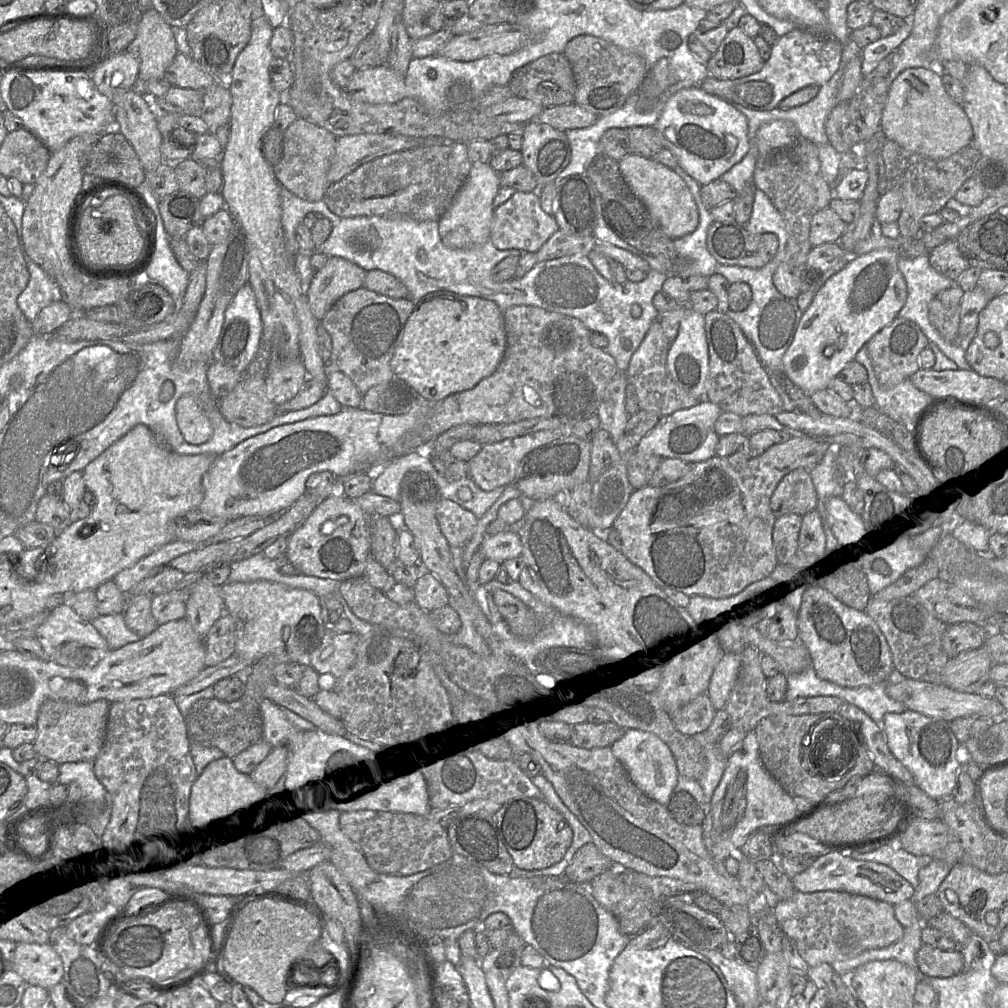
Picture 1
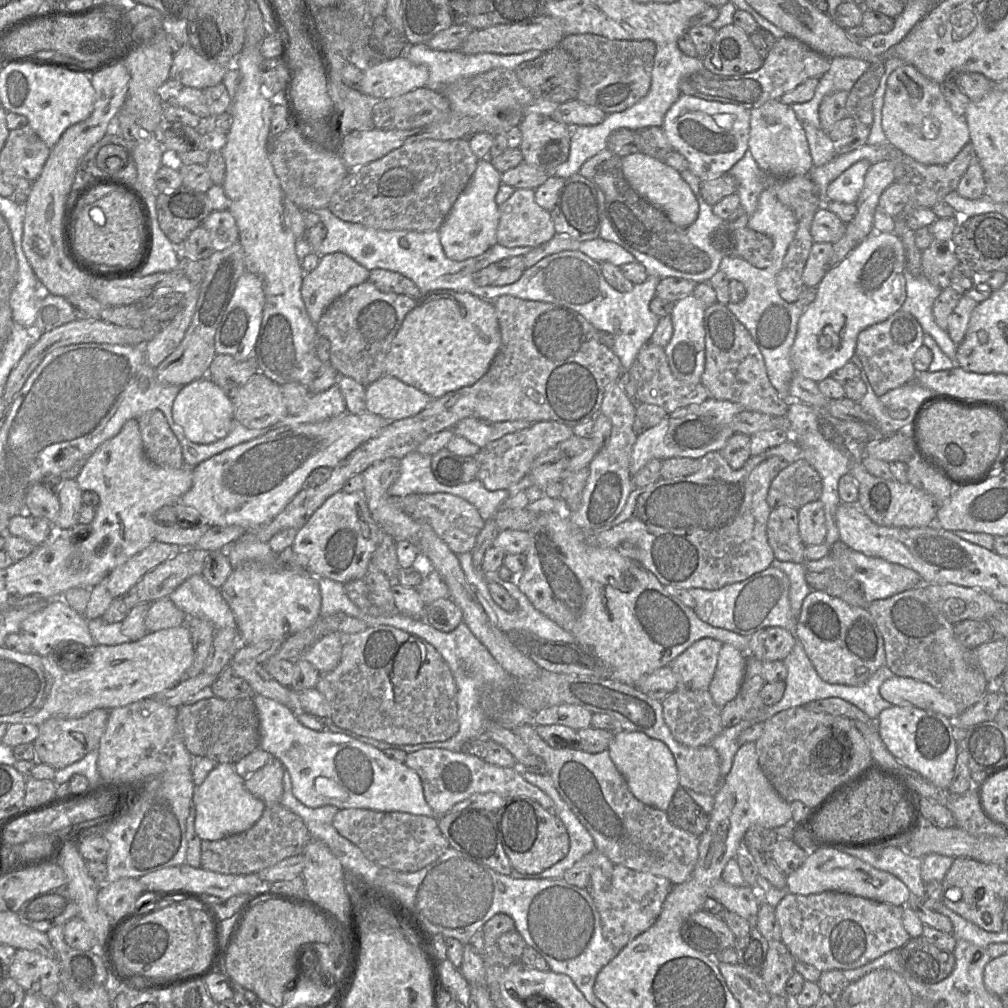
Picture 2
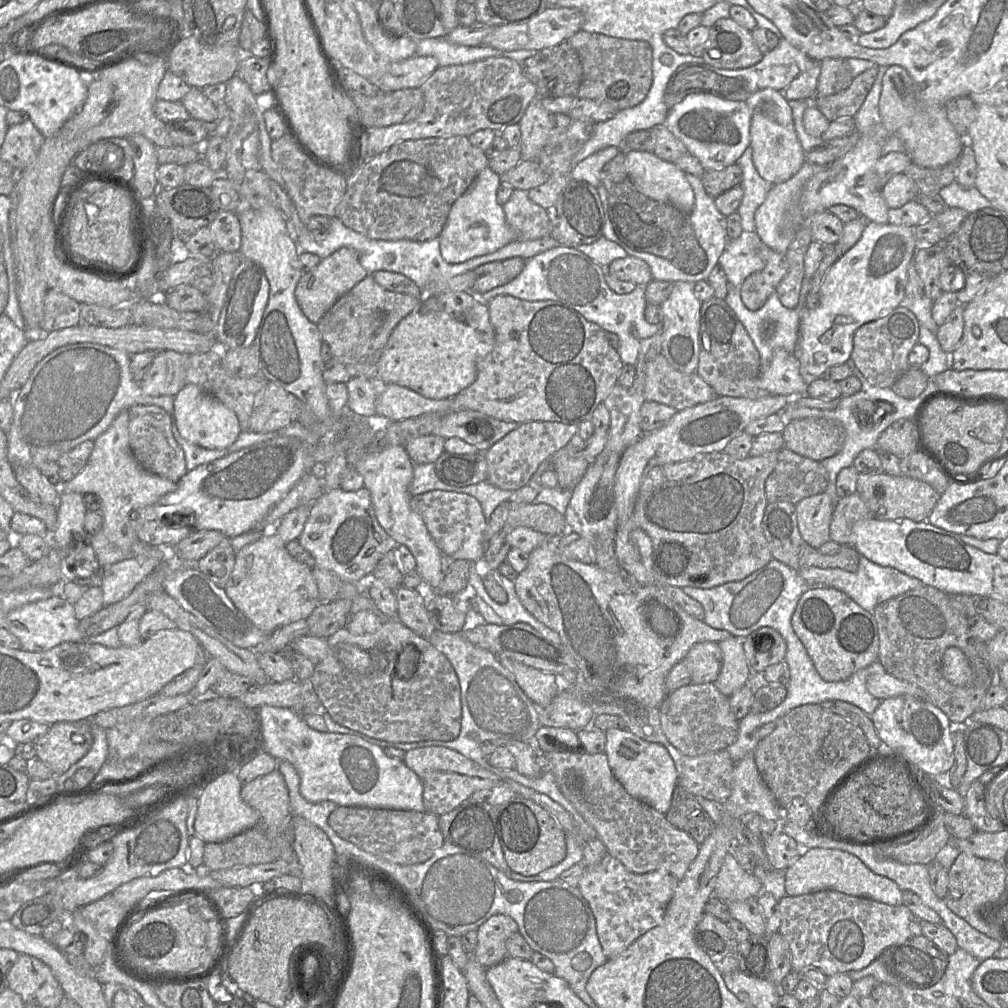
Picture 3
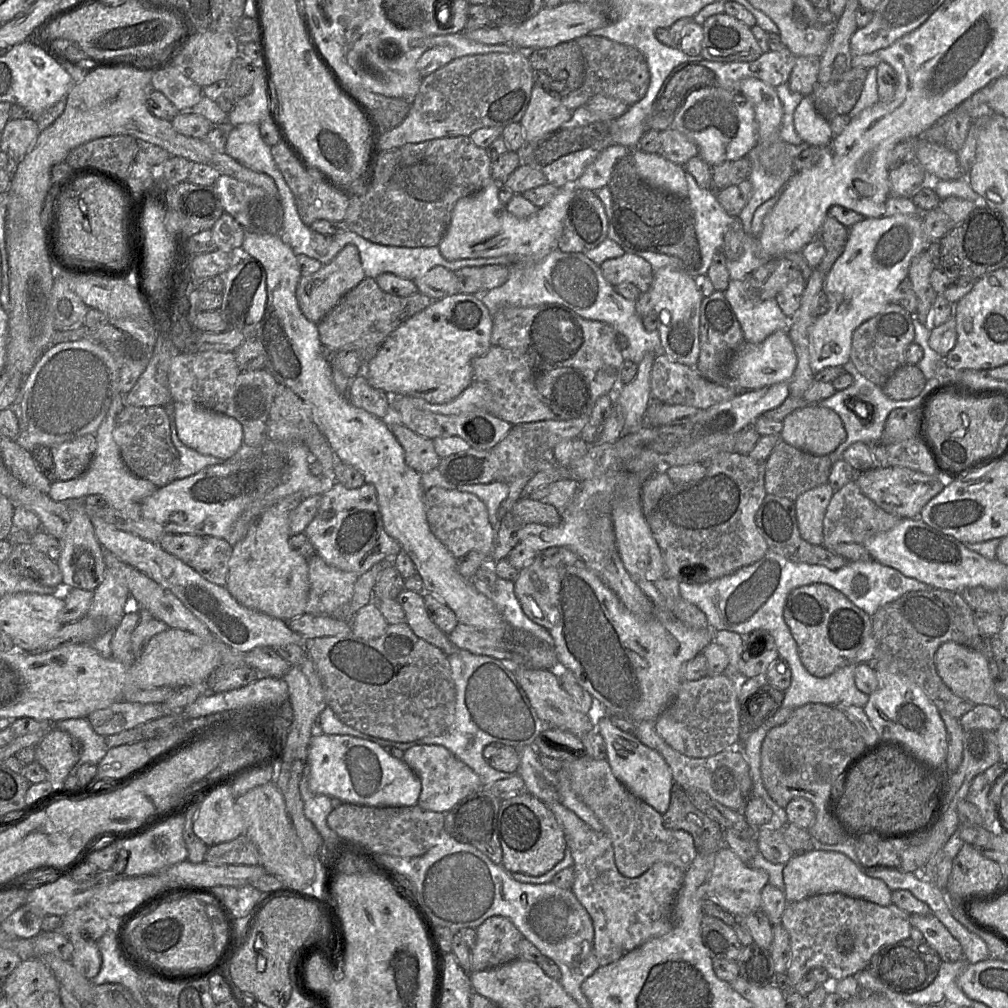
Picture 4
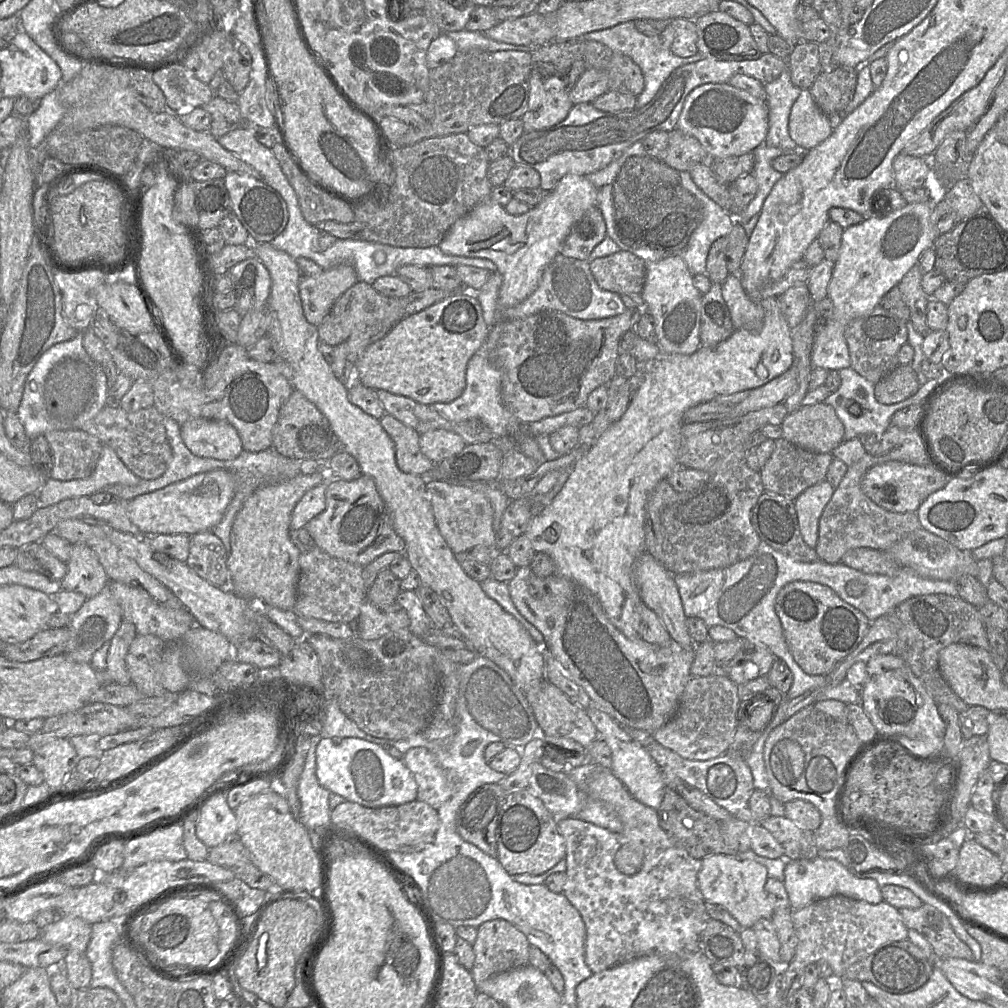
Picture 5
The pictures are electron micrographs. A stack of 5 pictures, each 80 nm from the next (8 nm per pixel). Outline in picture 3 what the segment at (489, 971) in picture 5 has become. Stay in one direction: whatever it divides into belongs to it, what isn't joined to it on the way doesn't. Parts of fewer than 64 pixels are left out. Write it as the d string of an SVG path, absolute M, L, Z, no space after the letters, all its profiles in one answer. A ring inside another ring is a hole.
M496 914L477 929L478 943L472 956L484 968L490 968L505 960L506 941L518 932L516 922L508 915Z

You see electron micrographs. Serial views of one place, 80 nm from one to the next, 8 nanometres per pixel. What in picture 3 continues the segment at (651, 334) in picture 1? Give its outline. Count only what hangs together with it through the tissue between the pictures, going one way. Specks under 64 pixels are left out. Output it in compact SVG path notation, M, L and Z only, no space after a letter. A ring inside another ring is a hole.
M660 353L646 365L644 398L647 402L658 402L673 407L677 412L716 398L713 388L697 372L685 374L675 369Z

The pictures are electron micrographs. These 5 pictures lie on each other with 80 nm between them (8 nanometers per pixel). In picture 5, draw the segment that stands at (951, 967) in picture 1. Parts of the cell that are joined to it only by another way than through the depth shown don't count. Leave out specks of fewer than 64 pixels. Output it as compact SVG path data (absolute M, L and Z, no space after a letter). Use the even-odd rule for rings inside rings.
M909 939L887 942L866 958L850 965L842 979L868 981L877 987L894 993L907 994L923 986L934 969L934 955L927 955Z

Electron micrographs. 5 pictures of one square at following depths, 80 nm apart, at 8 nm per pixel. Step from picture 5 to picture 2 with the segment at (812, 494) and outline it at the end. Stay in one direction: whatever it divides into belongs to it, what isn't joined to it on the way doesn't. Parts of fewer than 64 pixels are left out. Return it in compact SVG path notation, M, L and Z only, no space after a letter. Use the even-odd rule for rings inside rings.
M820 500L809 502L798 509L799 534L806 546L825 542L827 528L824 505Z

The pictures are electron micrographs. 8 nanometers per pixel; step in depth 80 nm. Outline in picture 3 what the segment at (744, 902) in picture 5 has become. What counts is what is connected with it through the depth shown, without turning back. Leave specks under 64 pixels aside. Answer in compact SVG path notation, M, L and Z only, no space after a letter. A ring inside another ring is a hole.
M732 851L727 853L717 875L713 896L731 902L757 898L762 891L759 879L739 865Z

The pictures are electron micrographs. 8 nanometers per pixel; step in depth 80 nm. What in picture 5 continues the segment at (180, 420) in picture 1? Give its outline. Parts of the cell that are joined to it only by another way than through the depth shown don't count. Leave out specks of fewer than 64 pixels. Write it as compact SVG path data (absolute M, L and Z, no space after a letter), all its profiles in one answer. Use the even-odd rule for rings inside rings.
M190 419L181 425L180 433L187 448L199 457L232 460L243 451L237 430L224 421Z

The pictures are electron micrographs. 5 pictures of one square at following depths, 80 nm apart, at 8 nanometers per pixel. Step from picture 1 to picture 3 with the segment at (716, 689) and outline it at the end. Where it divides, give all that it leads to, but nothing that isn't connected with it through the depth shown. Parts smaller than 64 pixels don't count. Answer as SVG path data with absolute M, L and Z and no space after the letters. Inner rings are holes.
M731 636L718 645L722 652L722 666L714 684L723 695L730 697L747 683L751 669L745 658L742 639Z

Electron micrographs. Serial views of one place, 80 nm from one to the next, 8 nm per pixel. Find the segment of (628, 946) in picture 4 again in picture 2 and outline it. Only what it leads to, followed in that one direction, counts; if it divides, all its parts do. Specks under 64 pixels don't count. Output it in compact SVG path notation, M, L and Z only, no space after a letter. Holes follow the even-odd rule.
M614 865L611 884L607 890L588 888L600 915L604 937L620 951L656 922L673 886L665 877Z

